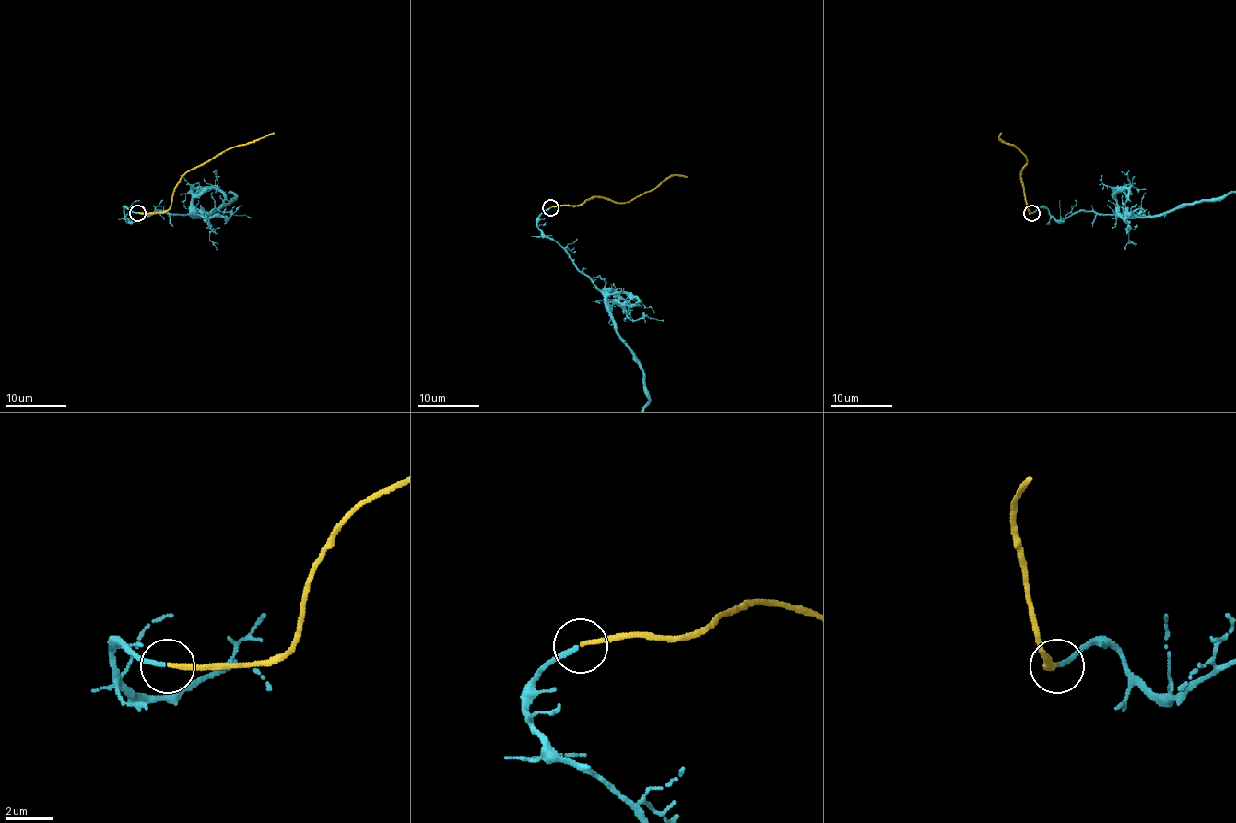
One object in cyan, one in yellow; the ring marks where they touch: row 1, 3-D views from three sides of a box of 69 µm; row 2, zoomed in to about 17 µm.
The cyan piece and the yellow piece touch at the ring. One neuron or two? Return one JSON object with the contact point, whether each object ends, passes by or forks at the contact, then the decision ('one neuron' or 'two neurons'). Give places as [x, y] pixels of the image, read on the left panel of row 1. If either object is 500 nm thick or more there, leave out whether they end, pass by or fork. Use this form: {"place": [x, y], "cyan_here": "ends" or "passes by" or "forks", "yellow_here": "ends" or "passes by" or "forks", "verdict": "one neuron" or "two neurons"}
{"place": [137, 213], "cyan_here": "ends", "yellow_here": "ends", "verdict": "one neuron"}

